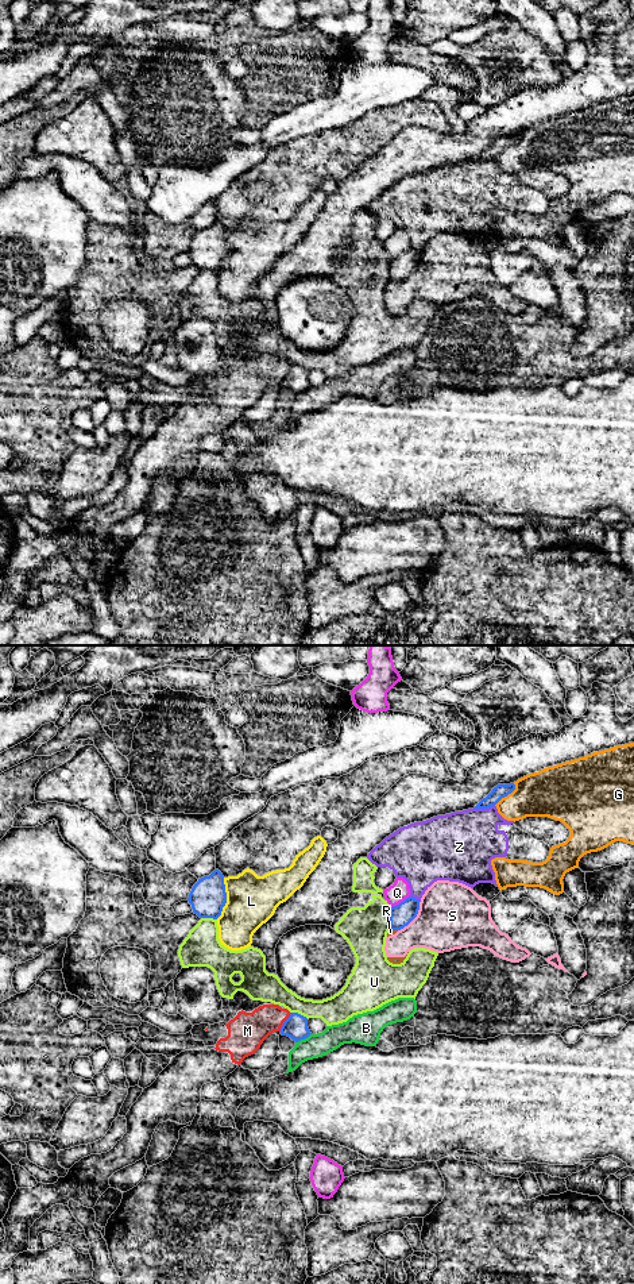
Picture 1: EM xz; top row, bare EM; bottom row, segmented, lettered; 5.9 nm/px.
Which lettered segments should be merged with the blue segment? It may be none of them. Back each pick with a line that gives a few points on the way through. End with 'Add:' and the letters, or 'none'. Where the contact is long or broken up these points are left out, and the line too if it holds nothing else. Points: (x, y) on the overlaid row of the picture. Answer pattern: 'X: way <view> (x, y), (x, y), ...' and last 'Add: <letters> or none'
Add: none

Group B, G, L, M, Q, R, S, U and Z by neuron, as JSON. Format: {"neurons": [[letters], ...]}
{"neurons": [["B"], ["G"], ["L"], ["M"], ["Q"], ["R", "S"], ["U"], ["Z"]]}

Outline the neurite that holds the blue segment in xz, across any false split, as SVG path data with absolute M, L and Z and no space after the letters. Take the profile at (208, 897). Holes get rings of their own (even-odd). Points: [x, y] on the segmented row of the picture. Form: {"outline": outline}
{"outline": "M214 870L209 876L198 879L188 901L192 905L193 913L200 918L217 919L227 903L223 874Z"}

